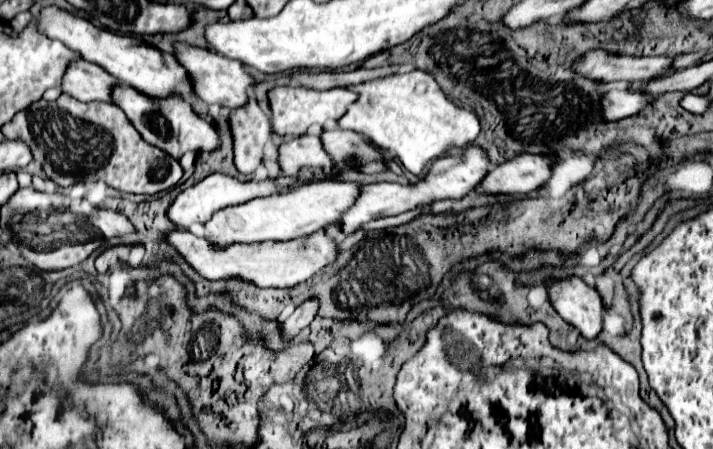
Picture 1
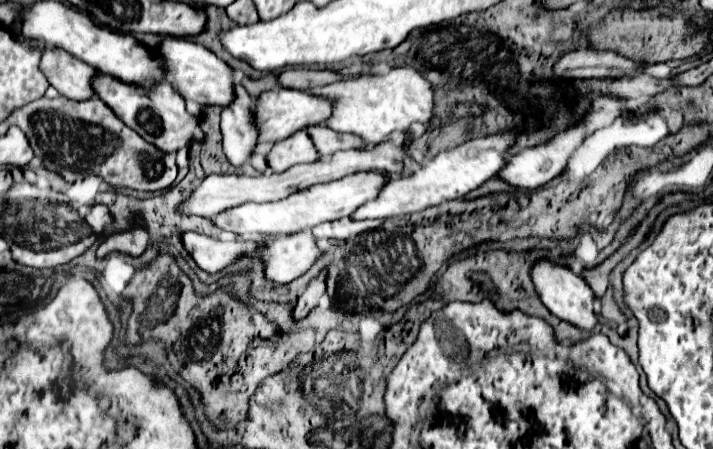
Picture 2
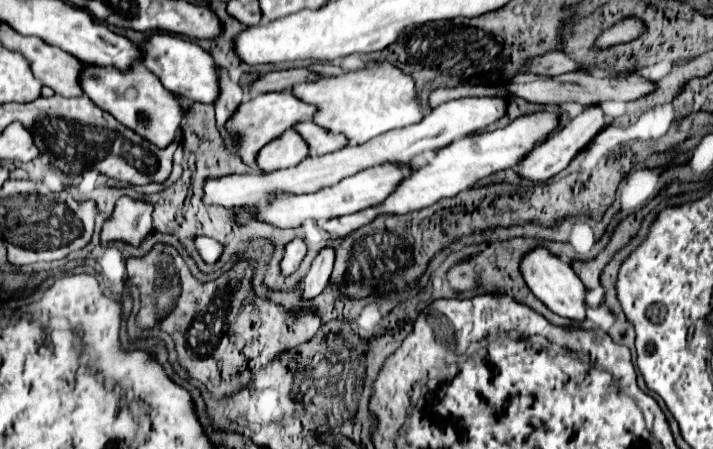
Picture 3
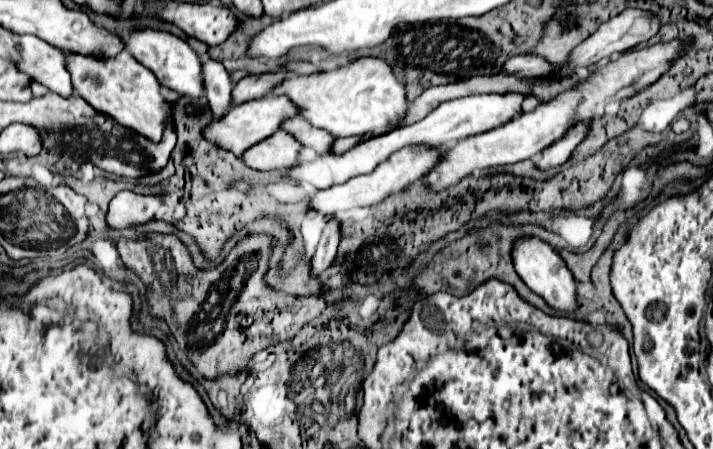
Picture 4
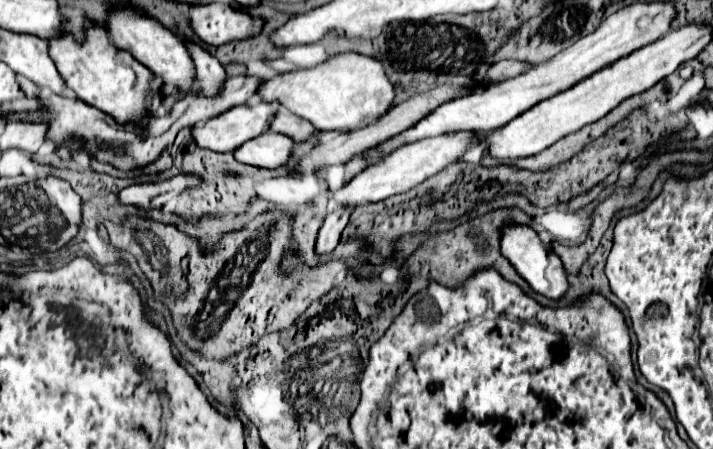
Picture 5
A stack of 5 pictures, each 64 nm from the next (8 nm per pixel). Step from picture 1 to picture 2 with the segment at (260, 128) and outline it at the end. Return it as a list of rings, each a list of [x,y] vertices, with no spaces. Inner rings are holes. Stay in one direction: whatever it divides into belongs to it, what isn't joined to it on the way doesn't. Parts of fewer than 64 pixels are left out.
[[[236,84],[236,100],[232,100],[232,104],[224,106],[220,112],[224,154],[234,166],[248,162],[256,146],[258,132],[252,118],[252,104],[254,100],[246,88],[242,84]]]

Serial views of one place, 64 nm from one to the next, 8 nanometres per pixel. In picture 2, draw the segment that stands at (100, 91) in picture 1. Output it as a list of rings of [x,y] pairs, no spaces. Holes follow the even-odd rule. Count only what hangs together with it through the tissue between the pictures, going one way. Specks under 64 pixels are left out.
[[[44,48],[40,70],[48,76],[50,86],[54,86],[62,96],[72,100],[88,100],[94,96],[90,80],[96,76],[96,68],[60,48]]]

